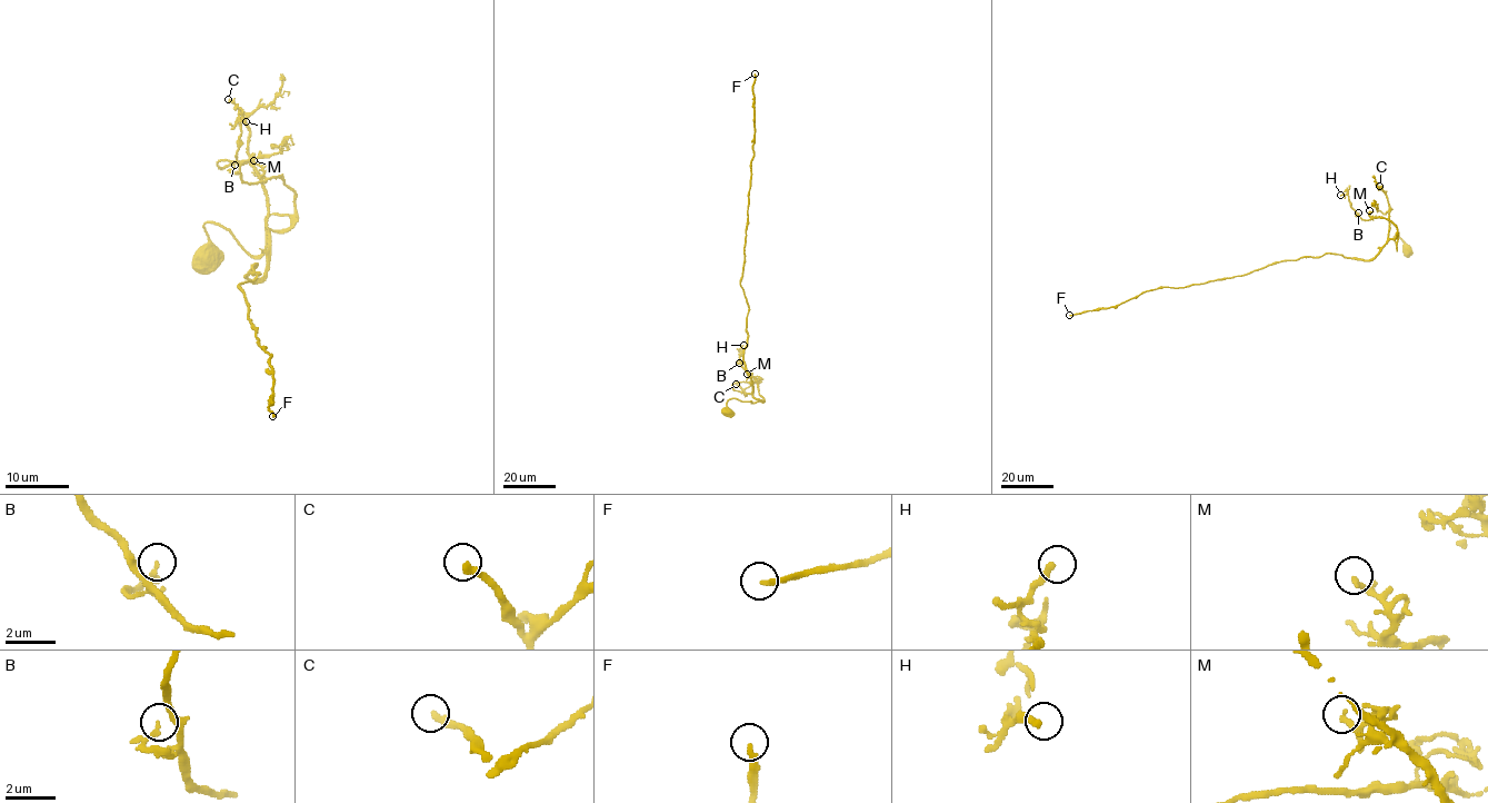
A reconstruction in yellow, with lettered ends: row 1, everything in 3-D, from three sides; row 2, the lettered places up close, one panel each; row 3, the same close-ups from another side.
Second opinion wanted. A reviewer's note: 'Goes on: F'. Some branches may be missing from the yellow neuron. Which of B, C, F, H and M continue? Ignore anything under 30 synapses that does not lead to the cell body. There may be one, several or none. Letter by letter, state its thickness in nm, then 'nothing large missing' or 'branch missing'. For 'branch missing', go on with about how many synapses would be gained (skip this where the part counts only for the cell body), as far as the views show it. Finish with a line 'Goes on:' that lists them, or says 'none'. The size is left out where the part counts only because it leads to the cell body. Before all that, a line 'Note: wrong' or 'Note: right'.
Note: wrong
B: 120 nm thick; nothing large missing
C: 300 nm thick; branch missing; about 35 synapses
F: 220 nm thick; branch missing; about 300 synapses
H: 280 nm thick; nothing large missing
M: 150 nm thick; nothing large missing
Goes on: C, F

